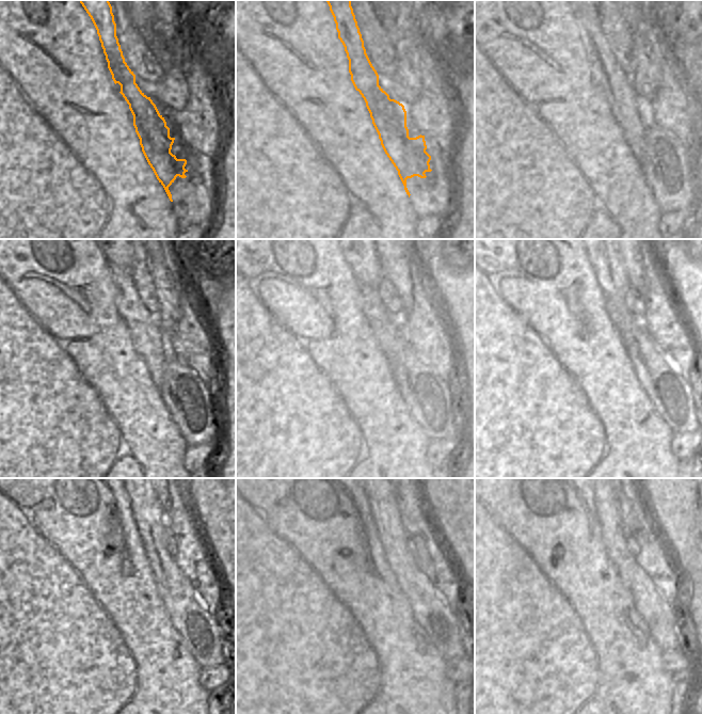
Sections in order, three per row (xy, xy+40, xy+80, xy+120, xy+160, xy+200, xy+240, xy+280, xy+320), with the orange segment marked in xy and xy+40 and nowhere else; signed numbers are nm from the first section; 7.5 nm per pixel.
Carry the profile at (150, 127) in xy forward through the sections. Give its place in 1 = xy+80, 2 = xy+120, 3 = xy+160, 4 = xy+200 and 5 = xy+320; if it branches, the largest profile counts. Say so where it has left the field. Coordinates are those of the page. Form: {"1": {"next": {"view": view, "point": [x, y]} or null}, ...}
{"1": {"next": {"view": "xy+80", "point": [626, 108]}}, "2": {"next": {"view": "xy+120", "point": [149, 342]}}, "3": {"next": {"view": "xy+160", "point": [386, 330]}}, "4": {"next": {"view": "xy+200", "point": [626, 324]}}, "5": {"next": {"view": "xy+320", "point": [660, 619]}}}

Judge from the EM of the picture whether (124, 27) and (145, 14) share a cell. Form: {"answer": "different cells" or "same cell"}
{"answer": "different cells"}

